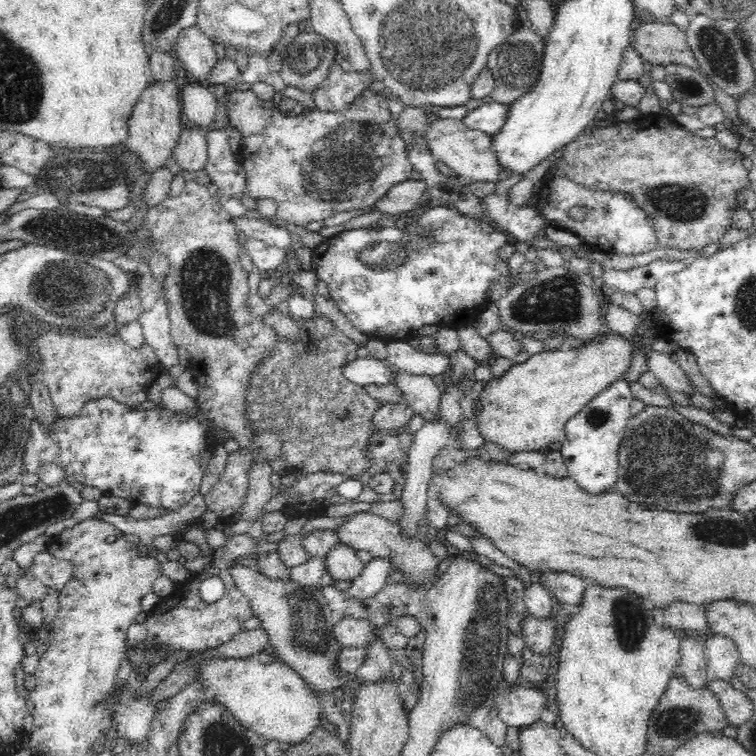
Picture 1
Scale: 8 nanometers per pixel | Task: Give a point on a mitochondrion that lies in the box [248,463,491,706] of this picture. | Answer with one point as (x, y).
(307, 627)

